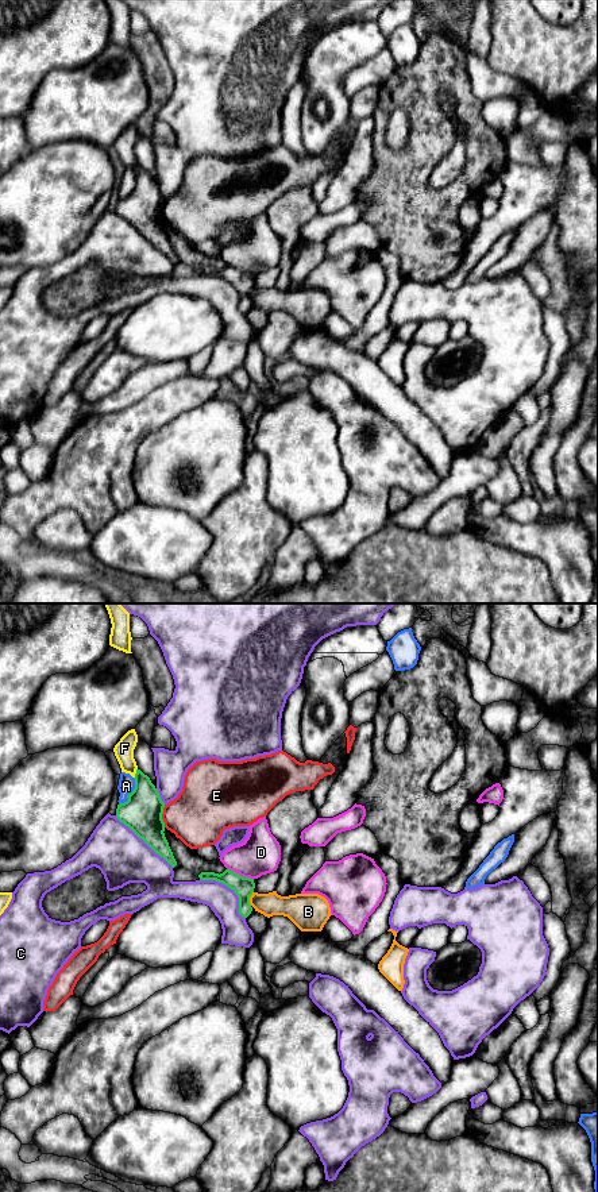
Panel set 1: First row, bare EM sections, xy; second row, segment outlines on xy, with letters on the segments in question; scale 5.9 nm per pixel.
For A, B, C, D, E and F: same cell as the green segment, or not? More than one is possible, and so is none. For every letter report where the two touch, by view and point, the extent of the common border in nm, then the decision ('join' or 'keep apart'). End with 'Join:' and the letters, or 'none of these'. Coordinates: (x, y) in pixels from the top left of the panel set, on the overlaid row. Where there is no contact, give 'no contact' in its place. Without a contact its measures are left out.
A: contact xy (131, 793); length 190 nm; keep apart
B: contact xy (249, 898); length 90 nm; keep apart
C: contact xy (231, 888); length 360 nm; keep apart
D: contact xy (239, 875); length 170 nm; keep apart
E: contact xy (161, 816); length 140 nm; keep apart
F: contact xy (135, 774); length 70 nm; keep apart
Join: none of these

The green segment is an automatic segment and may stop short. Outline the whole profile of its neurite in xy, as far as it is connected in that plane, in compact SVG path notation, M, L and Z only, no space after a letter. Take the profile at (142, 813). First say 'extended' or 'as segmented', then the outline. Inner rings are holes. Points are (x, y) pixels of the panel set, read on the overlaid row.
as segmented; M136 769L134 779L135 788L127 795L127 802L117 805L116 818L174 868L177 861L163 833L165 803L150 778L140 769Z

